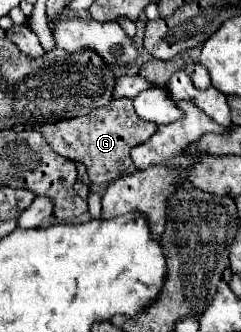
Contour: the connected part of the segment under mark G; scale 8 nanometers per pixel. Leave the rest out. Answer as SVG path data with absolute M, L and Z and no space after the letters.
M127 97L113 99L109 105L91 111L85 117L75 119L63 119L51 125L41 127L41 133L49 147L77 163L83 163L87 167L89 179L95 185L111 183L113 179L121 177L131 165L131 149L145 143L153 131L157 129L155 123L145 123L133 109L133 101Z

